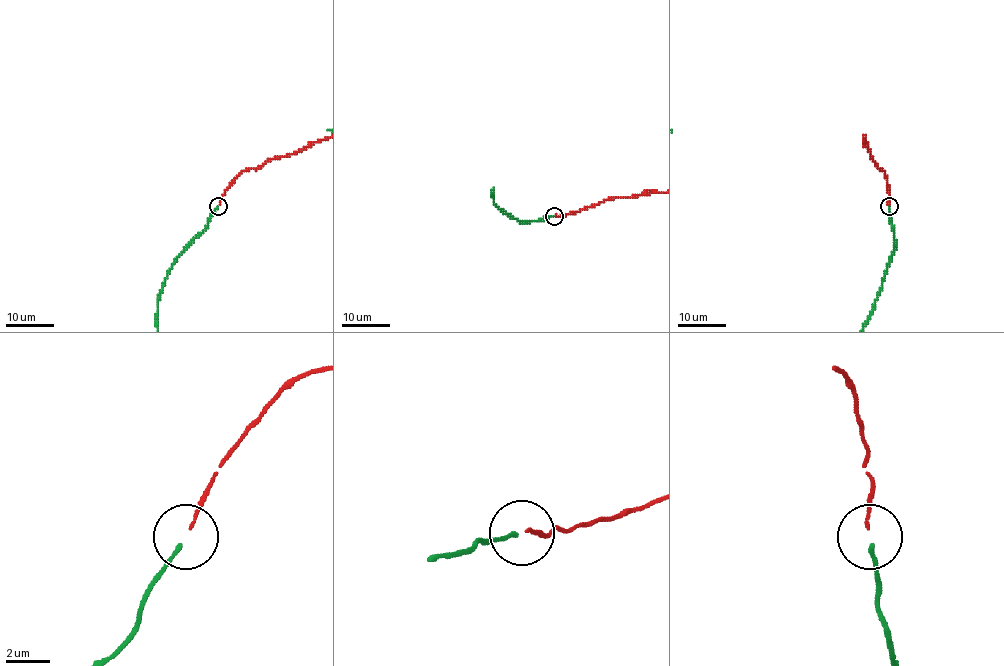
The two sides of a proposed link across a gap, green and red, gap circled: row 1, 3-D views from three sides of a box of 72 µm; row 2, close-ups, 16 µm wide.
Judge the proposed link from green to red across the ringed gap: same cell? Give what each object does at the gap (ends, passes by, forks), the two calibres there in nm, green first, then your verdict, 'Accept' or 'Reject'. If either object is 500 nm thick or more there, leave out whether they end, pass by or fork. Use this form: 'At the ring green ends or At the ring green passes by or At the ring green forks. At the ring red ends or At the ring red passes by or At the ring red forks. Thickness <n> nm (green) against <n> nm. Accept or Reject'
At the ring green ends. At the ring red ends. Thickness 170 nm (green) against 110 nm. Reject

